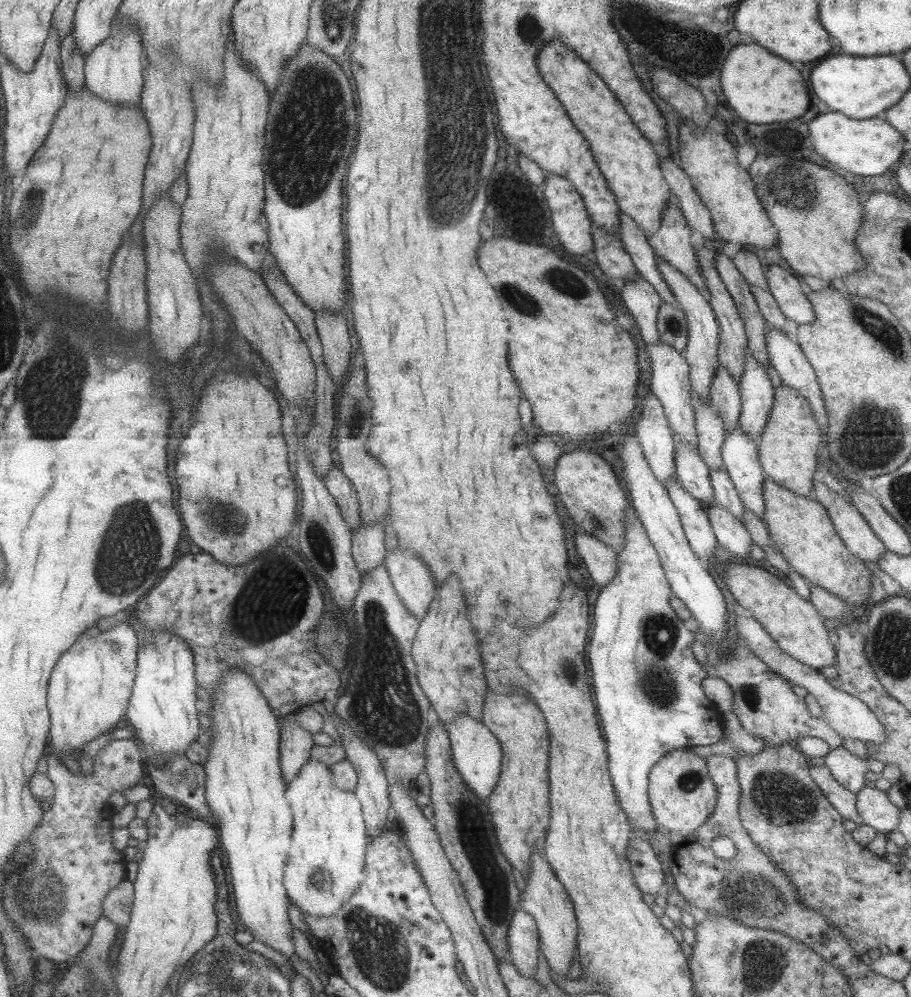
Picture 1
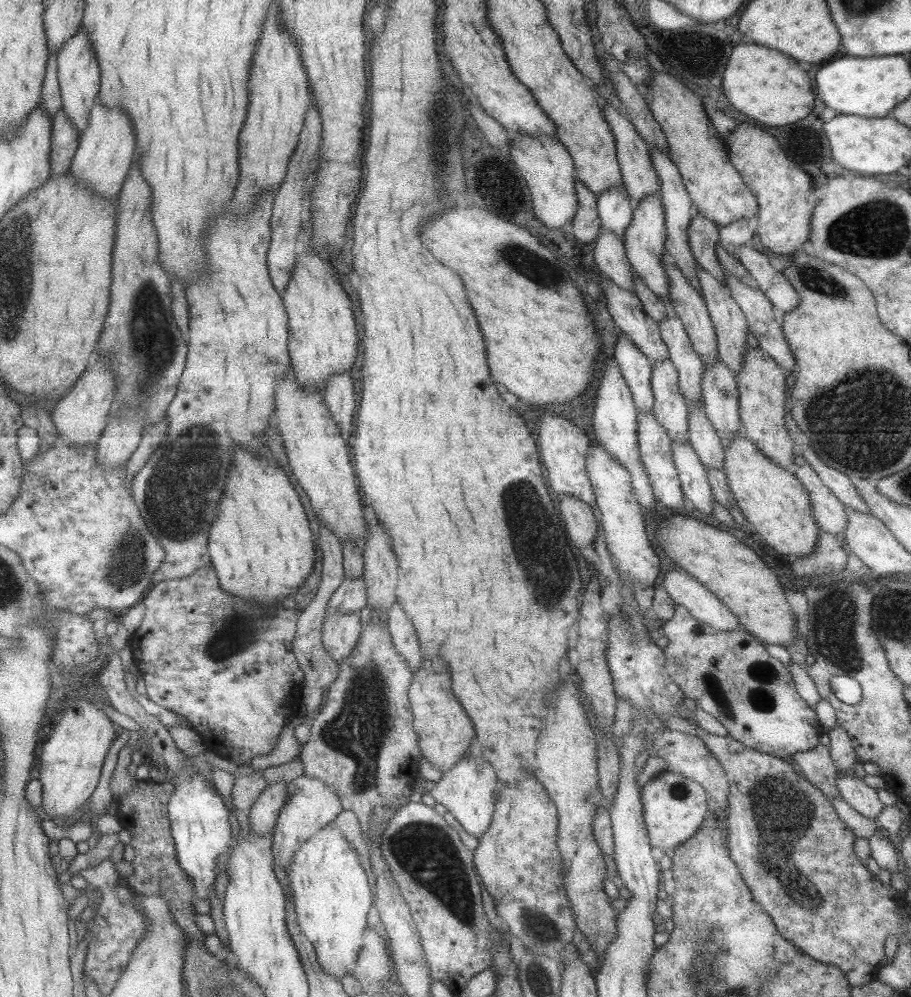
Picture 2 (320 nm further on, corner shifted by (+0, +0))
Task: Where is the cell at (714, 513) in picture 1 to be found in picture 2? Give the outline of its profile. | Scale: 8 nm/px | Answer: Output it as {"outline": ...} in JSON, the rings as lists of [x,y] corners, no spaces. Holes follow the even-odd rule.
{"outline":[[[671,441],[671,458],[683,495],[695,510],[710,515],[713,497],[705,476],[705,467],[688,441]]]}

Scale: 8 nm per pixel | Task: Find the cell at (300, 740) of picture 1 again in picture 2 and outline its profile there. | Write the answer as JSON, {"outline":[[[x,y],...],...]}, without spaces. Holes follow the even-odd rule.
{"outline":[[[274,781],[263,789],[250,806],[248,826],[252,834],[266,836],[272,832],[281,805],[285,802],[285,789],[285,781]]]}

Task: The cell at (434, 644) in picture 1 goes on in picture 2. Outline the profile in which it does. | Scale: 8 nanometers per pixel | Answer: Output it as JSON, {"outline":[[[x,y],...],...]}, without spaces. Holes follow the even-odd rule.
{"outline":[[[433,658],[431,662],[423,662],[421,668],[413,674],[413,682],[409,684],[409,702],[411,702],[412,725],[418,736],[418,747],[423,760],[426,760],[441,772],[448,771],[465,754],[470,742],[474,739],[473,724],[460,702],[453,698],[449,688],[447,666]]]}

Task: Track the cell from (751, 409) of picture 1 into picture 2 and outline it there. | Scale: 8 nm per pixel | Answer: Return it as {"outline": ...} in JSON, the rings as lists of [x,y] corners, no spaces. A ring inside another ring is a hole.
{"outline":[[[699,265],[694,266],[697,284],[700,288],[700,295],[704,300],[709,320],[713,325],[716,338],[718,358],[721,359],[734,374],[741,368],[742,354],[748,347],[745,342],[745,333],[748,330],[747,322],[741,309],[730,297],[729,289],[721,281],[718,281],[712,274],[705,272]]]}

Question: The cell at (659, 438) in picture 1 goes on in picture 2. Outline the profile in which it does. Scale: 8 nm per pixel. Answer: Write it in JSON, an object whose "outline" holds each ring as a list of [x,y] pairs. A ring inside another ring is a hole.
{"outline":[[[623,332],[617,333],[613,358],[620,368],[623,380],[630,390],[638,411],[652,412],[653,395],[650,387],[650,360],[628,339]]]}

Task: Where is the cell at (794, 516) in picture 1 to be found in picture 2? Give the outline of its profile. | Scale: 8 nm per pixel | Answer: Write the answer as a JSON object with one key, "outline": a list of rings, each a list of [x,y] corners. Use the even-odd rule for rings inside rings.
{"outline":[[[737,432],[737,434],[728,440],[728,443],[725,445],[723,443],[723,464],[722,470],[724,472],[726,483],[728,484],[728,489],[733,495],[734,502],[741,510],[744,518],[749,522],[749,526],[753,528],[754,536],[758,539],[765,541],[773,550],[775,550],[779,555],[794,555],[796,558],[801,558],[801,556],[809,556],[817,544],[817,538],[819,538],[820,528],[817,527],[815,519],[811,514],[811,505],[810,500],[805,490],[805,487],[796,479],[796,476],[793,473],[785,470],[783,467],[780,467],[778,464],[775,464],[772,460],[769,460],[748,438],[745,438],[742,432]]]}

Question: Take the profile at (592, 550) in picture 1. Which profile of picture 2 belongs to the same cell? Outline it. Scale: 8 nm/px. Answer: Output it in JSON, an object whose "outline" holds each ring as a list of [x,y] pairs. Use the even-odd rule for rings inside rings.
{"outline":[[[558,495],[560,519],[571,546],[576,552],[593,548],[596,538],[597,522],[591,506],[569,495]]]}

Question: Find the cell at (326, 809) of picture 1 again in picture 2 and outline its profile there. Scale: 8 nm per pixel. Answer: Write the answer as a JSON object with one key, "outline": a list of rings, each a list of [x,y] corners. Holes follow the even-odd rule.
{"outline":[[[327,823],[321,830],[302,842],[290,861],[287,877],[291,886],[290,894],[294,898],[296,922],[303,936],[312,944],[321,970],[340,981],[345,974],[353,972],[363,942],[363,933],[366,929],[365,915],[369,912],[372,897],[369,885],[367,885],[367,876],[359,865],[353,845],[341,837],[339,829],[331,823]]]}

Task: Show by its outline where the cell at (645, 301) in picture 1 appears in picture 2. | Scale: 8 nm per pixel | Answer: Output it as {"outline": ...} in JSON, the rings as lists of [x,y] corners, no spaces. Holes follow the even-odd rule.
{"outline":[[[601,228],[594,240],[593,258],[598,270],[623,290],[632,292],[632,271],[624,253],[622,240]]]}

